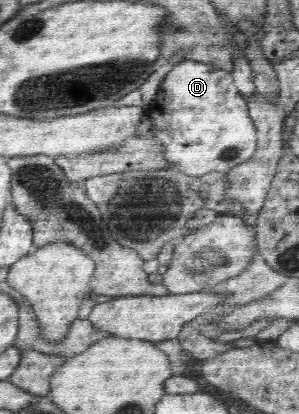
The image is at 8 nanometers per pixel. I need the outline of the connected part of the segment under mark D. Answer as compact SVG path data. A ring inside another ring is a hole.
M193 60L181 61L165 75L157 96L142 116L135 137L156 138L163 146L163 157L183 174L192 177L210 172L229 172L247 162L258 148L257 128L249 117L245 98L234 84L232 71Z

